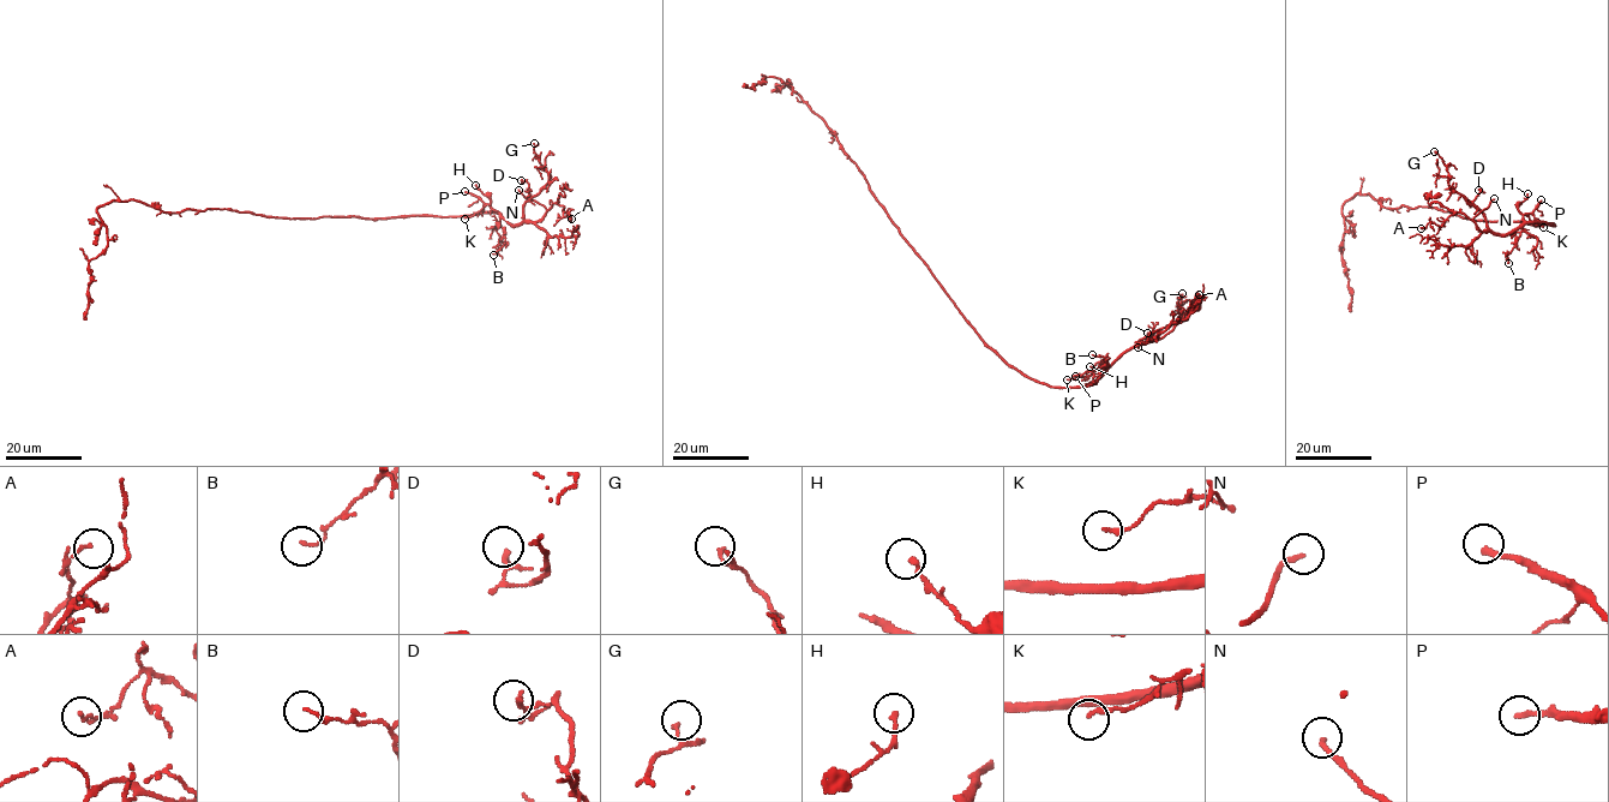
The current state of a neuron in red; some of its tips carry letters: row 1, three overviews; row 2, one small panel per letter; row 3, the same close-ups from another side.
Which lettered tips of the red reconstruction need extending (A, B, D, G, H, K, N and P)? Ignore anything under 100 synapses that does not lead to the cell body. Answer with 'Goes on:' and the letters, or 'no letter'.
Goes on: N

